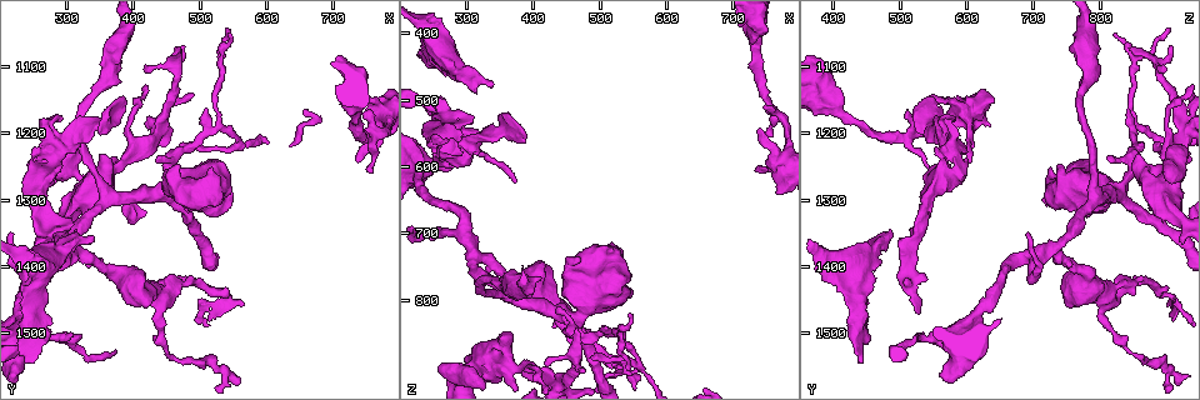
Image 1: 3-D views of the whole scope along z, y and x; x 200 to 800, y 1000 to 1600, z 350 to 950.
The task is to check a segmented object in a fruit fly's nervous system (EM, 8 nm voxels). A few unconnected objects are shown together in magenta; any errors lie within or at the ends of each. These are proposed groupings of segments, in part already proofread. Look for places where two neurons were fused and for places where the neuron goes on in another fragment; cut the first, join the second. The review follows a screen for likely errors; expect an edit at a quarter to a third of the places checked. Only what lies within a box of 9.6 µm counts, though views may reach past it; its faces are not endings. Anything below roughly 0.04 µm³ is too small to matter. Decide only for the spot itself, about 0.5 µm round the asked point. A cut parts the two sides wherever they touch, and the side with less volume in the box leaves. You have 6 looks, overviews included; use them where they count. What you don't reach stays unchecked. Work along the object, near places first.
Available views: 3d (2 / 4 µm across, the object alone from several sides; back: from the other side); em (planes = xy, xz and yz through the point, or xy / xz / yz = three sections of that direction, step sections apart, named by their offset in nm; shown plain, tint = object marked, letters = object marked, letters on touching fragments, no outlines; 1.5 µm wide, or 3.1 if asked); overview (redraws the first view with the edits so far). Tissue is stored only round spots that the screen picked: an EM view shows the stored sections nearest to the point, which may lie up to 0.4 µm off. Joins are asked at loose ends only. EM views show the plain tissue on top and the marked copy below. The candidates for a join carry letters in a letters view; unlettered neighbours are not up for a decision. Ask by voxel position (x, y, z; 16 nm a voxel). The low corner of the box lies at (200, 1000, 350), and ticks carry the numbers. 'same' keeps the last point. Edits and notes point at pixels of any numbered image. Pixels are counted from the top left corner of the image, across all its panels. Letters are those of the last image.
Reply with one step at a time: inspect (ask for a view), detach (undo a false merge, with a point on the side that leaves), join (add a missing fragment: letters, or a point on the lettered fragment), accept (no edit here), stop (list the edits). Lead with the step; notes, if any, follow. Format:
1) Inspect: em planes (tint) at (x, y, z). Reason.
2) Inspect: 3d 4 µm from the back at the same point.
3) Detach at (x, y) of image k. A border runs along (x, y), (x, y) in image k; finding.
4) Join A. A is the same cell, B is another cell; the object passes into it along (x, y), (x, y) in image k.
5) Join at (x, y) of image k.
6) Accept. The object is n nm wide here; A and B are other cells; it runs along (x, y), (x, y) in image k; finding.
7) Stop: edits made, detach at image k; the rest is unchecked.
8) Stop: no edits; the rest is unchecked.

Inspect: 3d 4 µm at (465, 1070, 840). Tapers out.

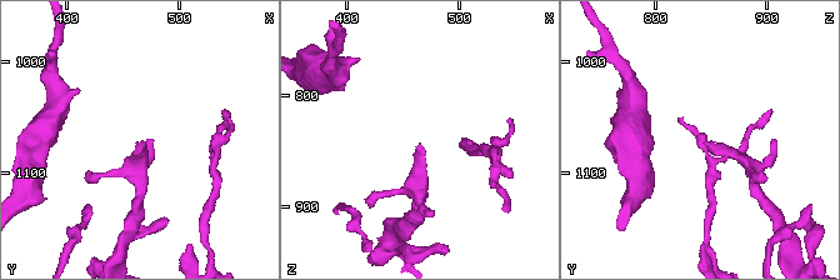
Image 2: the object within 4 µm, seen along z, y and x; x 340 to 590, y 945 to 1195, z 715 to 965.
Inspect: em planes (letters) at (466, 1072, 844). Shape alone is not enough.

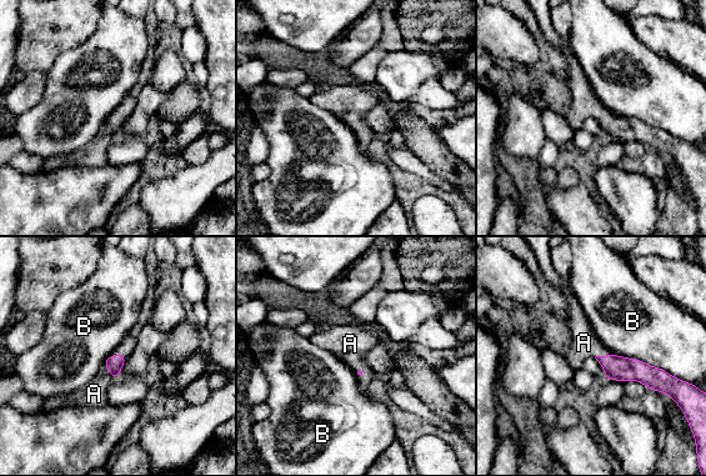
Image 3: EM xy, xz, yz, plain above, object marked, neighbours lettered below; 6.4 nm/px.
Join A. A is the same cell, B is another cell; the neuron continues.

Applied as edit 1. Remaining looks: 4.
Inspect: overview. Redraw.

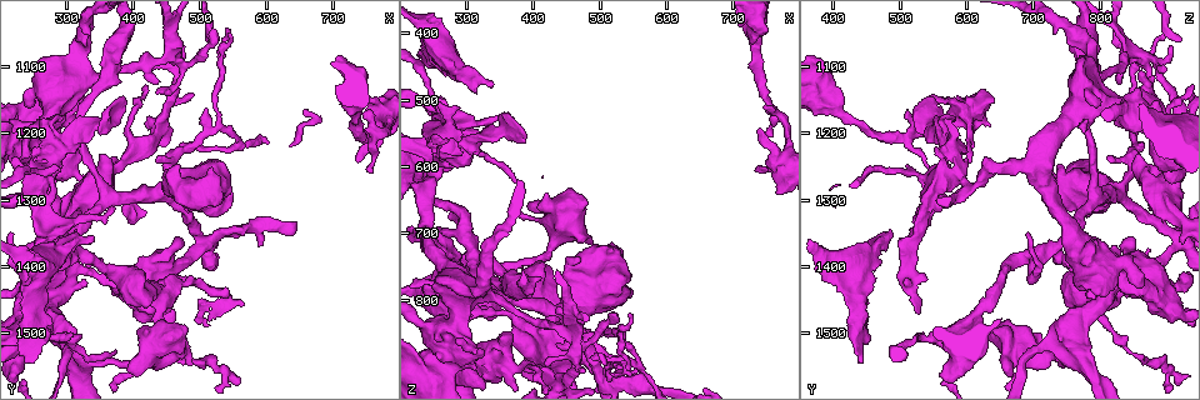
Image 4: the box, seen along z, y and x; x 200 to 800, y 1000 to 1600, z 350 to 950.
Inspect: em yz step 4 (tint) at (760, 1255, 555). An open end.

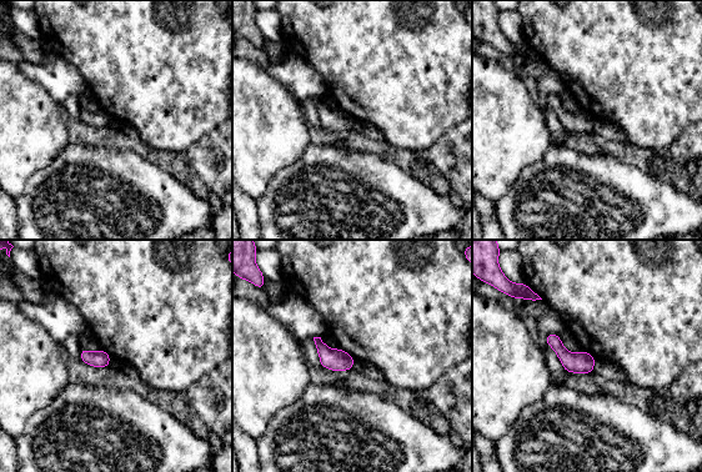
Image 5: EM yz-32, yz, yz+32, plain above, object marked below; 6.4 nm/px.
Inspect: em planes (letters) at the same point. Another direction.

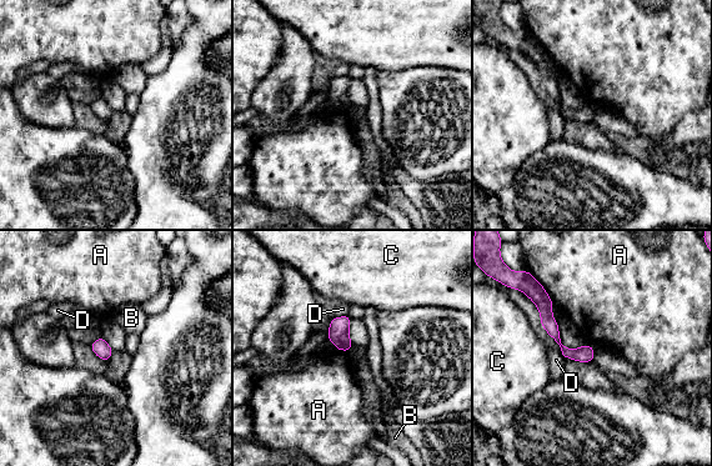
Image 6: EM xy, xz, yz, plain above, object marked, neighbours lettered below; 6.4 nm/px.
Join D. D is the same cell, A, B and C are other cells; the neuron continues.

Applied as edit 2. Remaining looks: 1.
Stop: edits made, join at image 3, join at image 6; the rest is unchecked.

